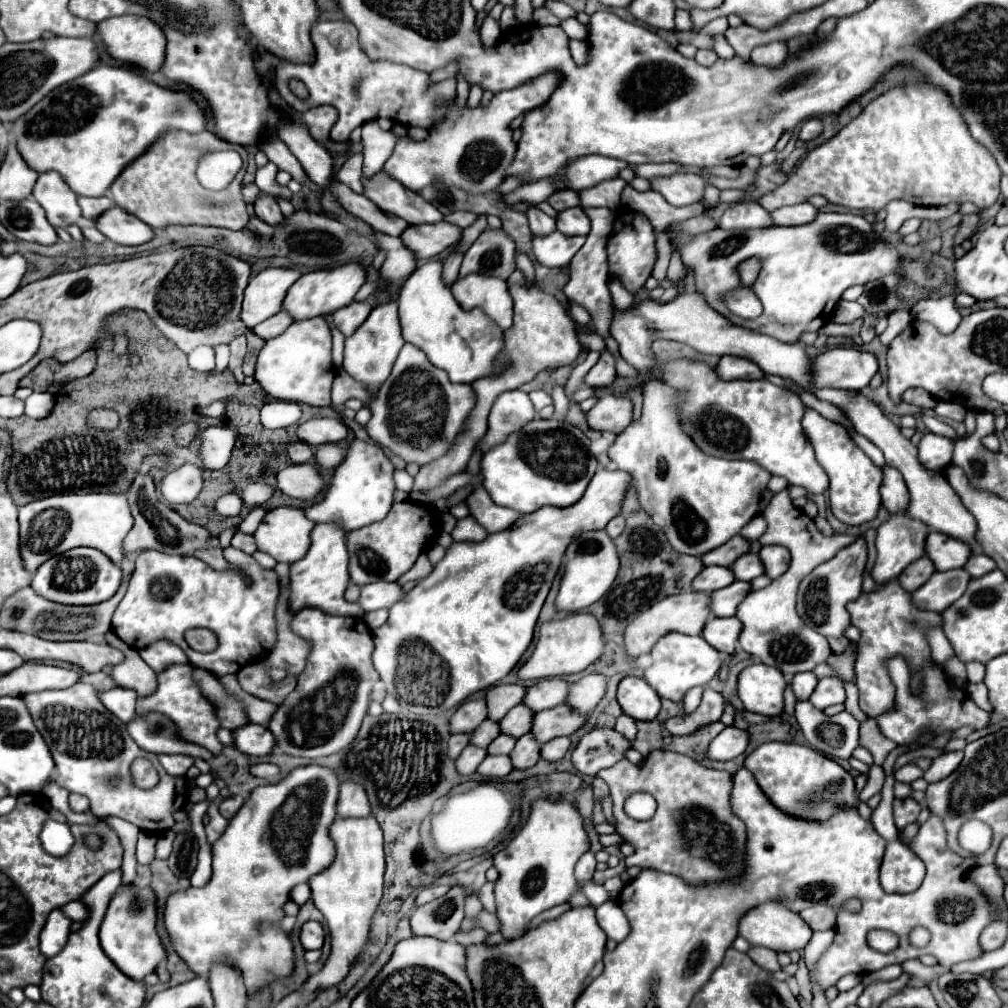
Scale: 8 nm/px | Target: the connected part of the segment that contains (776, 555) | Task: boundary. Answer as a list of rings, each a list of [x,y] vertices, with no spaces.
[[[781,545],[761,547],[759,559],[761,559],[763,567],[765,567],[765,575],[771,577],[771,579],[777,579],[789,567],[789,551],[785,547],[781,547]]]

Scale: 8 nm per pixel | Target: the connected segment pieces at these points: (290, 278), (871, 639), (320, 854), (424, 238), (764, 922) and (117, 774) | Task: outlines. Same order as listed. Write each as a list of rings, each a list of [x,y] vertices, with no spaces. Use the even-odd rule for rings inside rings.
[[[269,267],[257,273],[245,289],[241,321],[253,329],[261,321],[279,313],[287,289],[299,277],[301,273],[297,269],[277,269],[277,267]]]
[[[897,579],[889,581],[881,591],[875,593],[865,593],[857,601],[849,603],[849,613],[851,613],[851,623],[861,629],[861,639],[859,639],[859,651],[857,651],[857,663],[855,663],[855,673],[857,673],[857,687],[859,687],[859,707],[865,715],[877,717],[893,707],[895,699],[895,687],[887,675],[885,661],[893,655],[903,655],[909,659],[909,665],[919,669],[925,659],[931,655],[929,643],[923,635],[923,631],[931,625],[941,625],[941,615],[939,613],[929,613],[929,611],[919,611],[911,603],[911,595],[903,591],[897,585]]]
[[[315,763],[293,769],[279,783],[253,789],[251,797],[229,821],[229,827],[225,827],[225,835],[213,843],[213,877],[207,887],[179,891],[167,899],[165,923],[173,947],[197,975],[207,977],[209,965],[215,959],[223,959],[227,963],[235,963],[243,971],[247,991],[255,991],[257,987],[271,985],[277,977],[285,977],[293,971],[291,939],[271,923],[283,917],[281,905],[289,899],[291,887],[305,883],[309,875],[325,869],[333,861],[333,843],[327,829],[337,815],[337,795],[337,773]]]
[[[433,223],[433,225],[411,225],[401,239],[405,245],[421,259],[431,259],[445,249],[455,247],[463,237],[463,229],[453,223]]]
[[[769,901],[763,903],[755,909],[751,909],[739,923],[739,933],[751,943],[751,945],[761,945],[767,949],[773,949],[777,953],[791,953],[791,951],[803,951],[805,945],[809,943],[813,931],[811,927],[793,911],[789,911],[783,903],[779,901]]]
[[[75,683],[69,689],[61,691],[39,691],[23,697],[29,713],[33,715],[33,723],[37,731],[43,735],[53,761],[57,779],[55,783],[89,797],[93,815],[115,815],[125,821],[131,821],[141,831],[163,833],[173,829],[175,819],[173,811],[183,809],[187,805],[189,787],[185,777],[169,775],[161,765],[155,753],[147,753],[137,747],[137,743],[129,737],[127,727],[113,713],[109,713],[101,701],[97,699],[97,691],[87,683]],[[137,757],[147,757],[153,767],[159,771],[159,785],[151,791],[141,791],[131,785],[129,765]],[[113,779],[121,779],[121,783],[113,783]]]

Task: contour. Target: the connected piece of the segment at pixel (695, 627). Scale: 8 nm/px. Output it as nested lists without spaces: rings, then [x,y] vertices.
[[[685,591],[673,597],[665,597],[661,603],[655,603],[649,607],[649,611],[643,611],[629,627],[625,629],[625,651],[629,657],[637,659],[639,655],[645,655],[651,651],[651,647],[657,643],[659,637],[677,631],[685,635],[701,635],[703,625],[709,619],[709,595],[707,593],[697,593],[697,591]]]

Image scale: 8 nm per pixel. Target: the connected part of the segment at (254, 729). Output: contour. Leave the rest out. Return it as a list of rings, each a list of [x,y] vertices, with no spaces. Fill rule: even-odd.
[[[247,723],[239,729],[235,729],[233,737],[235,737],[235,747],[241,753],[255,755],[255,757],[263,757],[263,755],[271,753],[271,747],[275,745],[275,737],[271,735],[271,731],[265,725]]]

